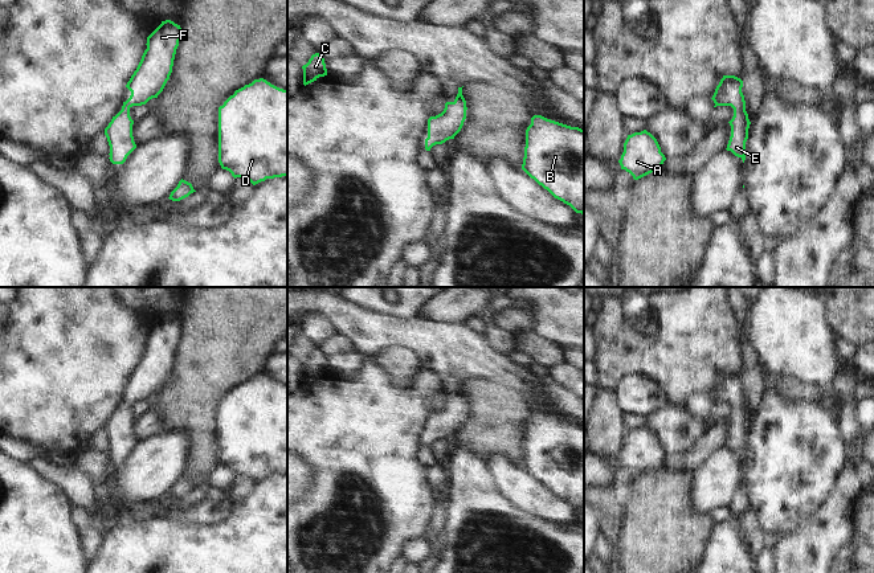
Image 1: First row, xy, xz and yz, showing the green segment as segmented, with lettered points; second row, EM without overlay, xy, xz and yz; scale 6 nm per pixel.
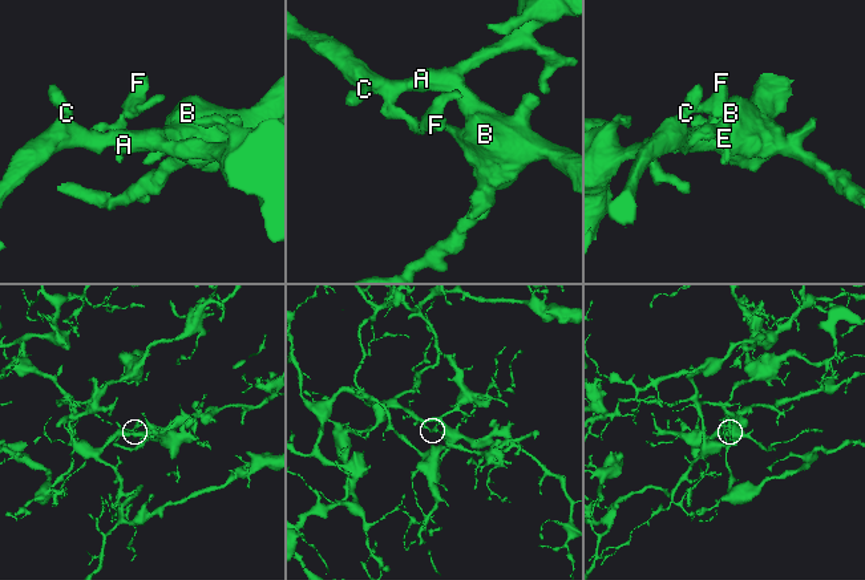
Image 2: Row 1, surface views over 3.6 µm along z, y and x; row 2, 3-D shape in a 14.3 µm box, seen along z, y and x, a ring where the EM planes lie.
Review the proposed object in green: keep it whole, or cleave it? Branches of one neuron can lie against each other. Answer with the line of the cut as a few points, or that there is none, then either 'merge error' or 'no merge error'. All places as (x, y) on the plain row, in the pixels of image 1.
no cut; no merge error

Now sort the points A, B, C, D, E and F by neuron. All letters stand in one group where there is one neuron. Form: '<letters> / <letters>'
A B C D E F

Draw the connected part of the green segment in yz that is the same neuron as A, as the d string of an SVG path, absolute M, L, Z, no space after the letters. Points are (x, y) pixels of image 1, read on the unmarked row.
M646 426L628 431L624 439L624 449L618 457L621 466L629 468L638 476L662 464L665 451L657 435Z

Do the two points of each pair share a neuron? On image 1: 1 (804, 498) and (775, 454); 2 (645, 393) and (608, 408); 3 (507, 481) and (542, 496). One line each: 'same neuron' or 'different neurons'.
1: same neuron
2: different neurons
3: same neuron

